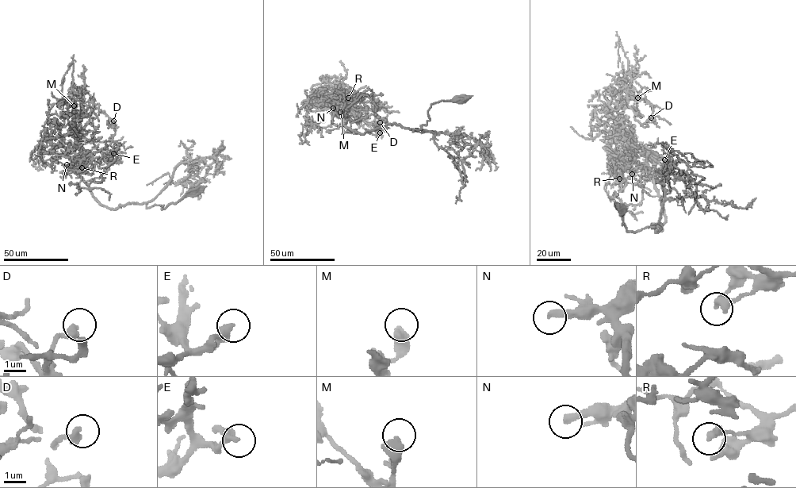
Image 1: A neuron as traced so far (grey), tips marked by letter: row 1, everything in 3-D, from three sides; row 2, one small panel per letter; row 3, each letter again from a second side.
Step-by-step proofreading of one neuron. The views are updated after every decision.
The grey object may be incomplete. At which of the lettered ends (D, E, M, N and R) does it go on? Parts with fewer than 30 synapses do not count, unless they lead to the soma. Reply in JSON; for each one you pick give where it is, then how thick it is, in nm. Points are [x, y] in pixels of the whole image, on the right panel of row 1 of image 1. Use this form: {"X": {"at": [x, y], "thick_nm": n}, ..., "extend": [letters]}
{"N": {"at": [632, 174], "thick_nm": 360}, "extend": ["N"]}

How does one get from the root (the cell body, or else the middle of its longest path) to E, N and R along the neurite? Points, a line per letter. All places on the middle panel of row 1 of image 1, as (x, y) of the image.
E: (459, 99), (433, 103), (419, 129), (364, 133), (344, 124), (346, 101), (359, 101), (361, 125), (380, 132)
N: (459, 99), (433, 103), (426, 124), (412, 131), (392, 124), (360, 133), (346, 125), (338, 108), (333, 108)
R: (459, 99), (433, 103), (430, 120), (419, 129), (388, 124), (360, 133), (344, 124), (348, 97)

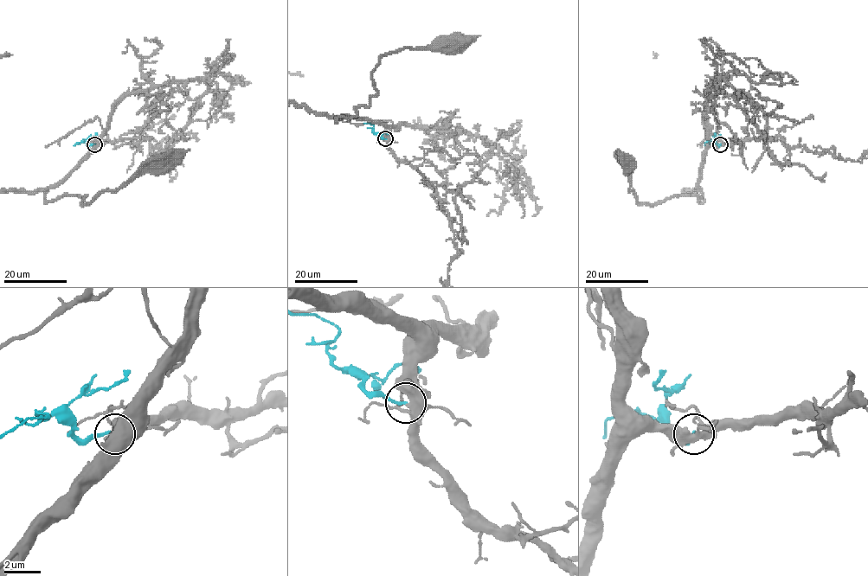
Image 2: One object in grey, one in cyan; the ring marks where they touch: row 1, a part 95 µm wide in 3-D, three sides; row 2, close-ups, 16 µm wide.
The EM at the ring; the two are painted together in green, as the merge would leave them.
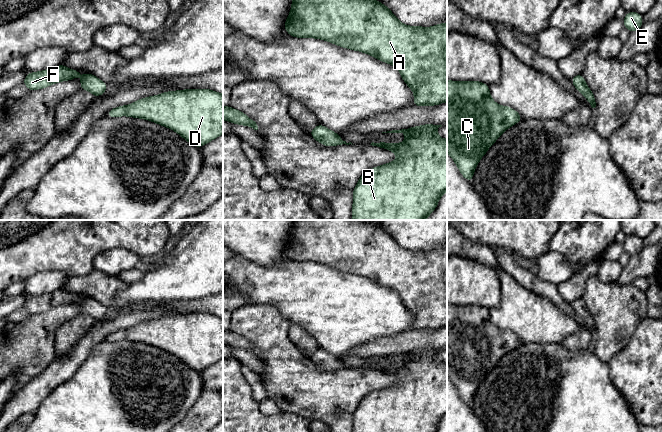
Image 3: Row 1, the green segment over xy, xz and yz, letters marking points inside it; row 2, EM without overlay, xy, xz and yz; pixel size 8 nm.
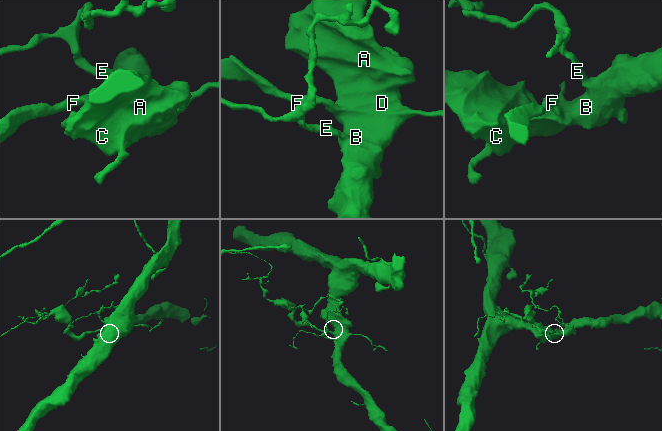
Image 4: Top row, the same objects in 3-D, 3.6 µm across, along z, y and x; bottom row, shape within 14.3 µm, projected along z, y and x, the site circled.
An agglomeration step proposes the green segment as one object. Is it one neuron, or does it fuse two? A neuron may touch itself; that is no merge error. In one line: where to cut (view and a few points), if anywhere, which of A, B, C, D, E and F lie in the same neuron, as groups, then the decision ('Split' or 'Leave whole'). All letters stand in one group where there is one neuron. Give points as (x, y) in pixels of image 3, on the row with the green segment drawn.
No split. Groups: A B C D E F. Leave whole

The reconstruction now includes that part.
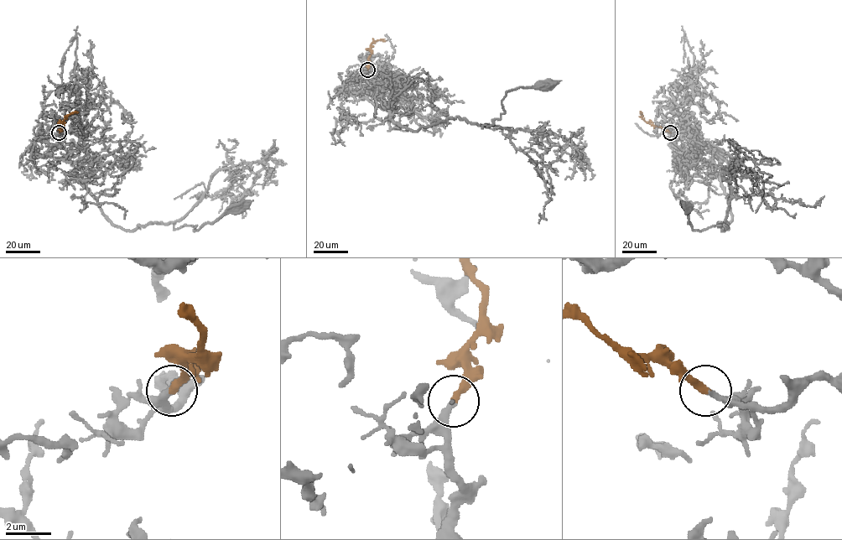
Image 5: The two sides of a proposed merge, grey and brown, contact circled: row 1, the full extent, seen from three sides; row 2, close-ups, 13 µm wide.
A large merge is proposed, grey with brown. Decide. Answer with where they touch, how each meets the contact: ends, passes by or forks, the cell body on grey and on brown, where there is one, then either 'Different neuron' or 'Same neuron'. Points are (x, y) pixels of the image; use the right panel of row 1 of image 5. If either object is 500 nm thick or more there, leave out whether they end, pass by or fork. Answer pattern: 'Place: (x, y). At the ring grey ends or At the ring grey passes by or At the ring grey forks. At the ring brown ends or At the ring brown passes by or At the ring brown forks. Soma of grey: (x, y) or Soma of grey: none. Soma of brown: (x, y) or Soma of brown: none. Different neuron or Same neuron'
Place: (670, 132). At the ring grey ends. At the ring brown ends. Soma of grey: (687, 208). Soma of brown: none. Same neuron

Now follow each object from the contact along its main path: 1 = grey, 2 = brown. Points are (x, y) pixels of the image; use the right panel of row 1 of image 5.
1: (670, 132), (693, 137), (720, 162), (731, 220), (718, 223), (728, 229), (693, 231), (687, 206)
2: (670, 132), (645, 122), (641, 111)

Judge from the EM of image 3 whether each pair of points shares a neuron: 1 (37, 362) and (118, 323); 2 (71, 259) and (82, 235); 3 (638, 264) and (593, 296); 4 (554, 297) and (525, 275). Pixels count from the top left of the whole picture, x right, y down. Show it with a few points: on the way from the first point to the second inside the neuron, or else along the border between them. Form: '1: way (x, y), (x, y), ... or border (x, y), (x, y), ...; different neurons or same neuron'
1: border (56, 355), (40, 373); different neurons
2: way (72, 253), (72, 248), (78, 241); same neuron
3: border (632, 282), (627, 284), (615, 283); different neurons
4: way (547, 290), (537, 286), (532, 281); same neuron

